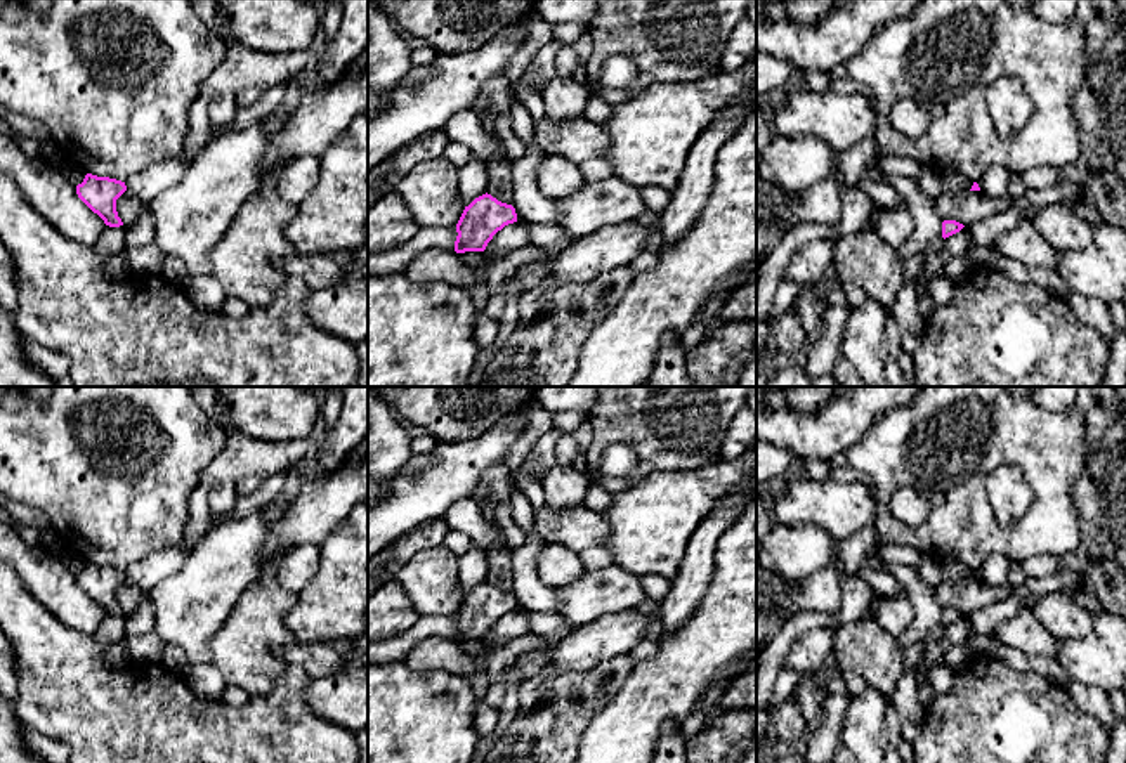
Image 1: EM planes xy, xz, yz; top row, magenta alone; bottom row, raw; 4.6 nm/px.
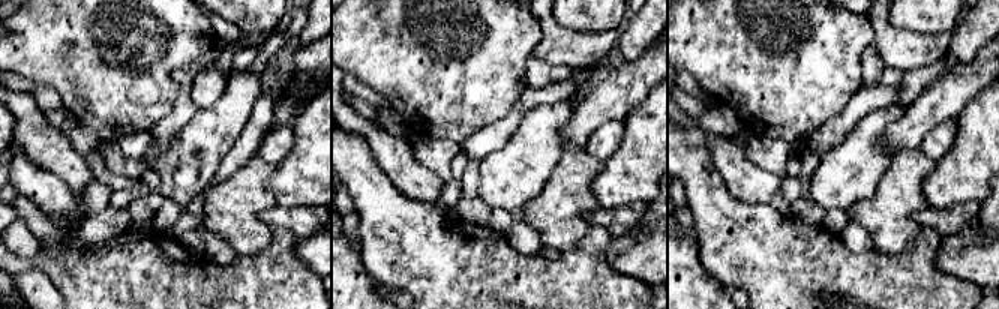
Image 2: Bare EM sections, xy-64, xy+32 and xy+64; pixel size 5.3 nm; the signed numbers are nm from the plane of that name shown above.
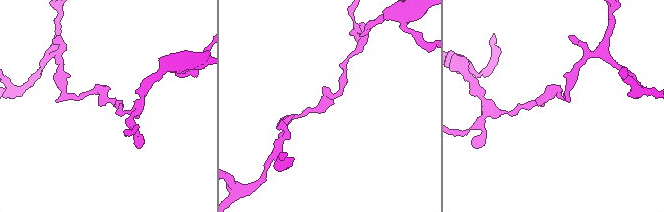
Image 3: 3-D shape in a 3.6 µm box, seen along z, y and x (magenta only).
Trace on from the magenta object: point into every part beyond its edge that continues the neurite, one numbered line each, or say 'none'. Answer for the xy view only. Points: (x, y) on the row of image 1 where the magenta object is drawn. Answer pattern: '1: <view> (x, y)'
none

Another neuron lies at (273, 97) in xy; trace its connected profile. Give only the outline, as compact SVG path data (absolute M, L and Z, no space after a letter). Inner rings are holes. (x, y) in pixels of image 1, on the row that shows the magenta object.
M297 80L278 83L272 88L265 90L262 99L255 102L253 106L239 108L227 132L236 132L239 128L253 125L259 120L265 120L281 106L283 99L286 97L288 88L295 82Z

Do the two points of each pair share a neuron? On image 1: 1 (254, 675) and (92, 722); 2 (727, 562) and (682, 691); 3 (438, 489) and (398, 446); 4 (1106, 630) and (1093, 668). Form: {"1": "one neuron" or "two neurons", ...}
{"1": "two neurons", "2": "one neuron", "3": "two neurons", "4": "one neuron"}

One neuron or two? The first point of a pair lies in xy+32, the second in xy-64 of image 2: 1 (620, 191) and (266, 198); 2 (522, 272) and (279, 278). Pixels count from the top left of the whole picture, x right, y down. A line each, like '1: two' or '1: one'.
1: two
2: one

